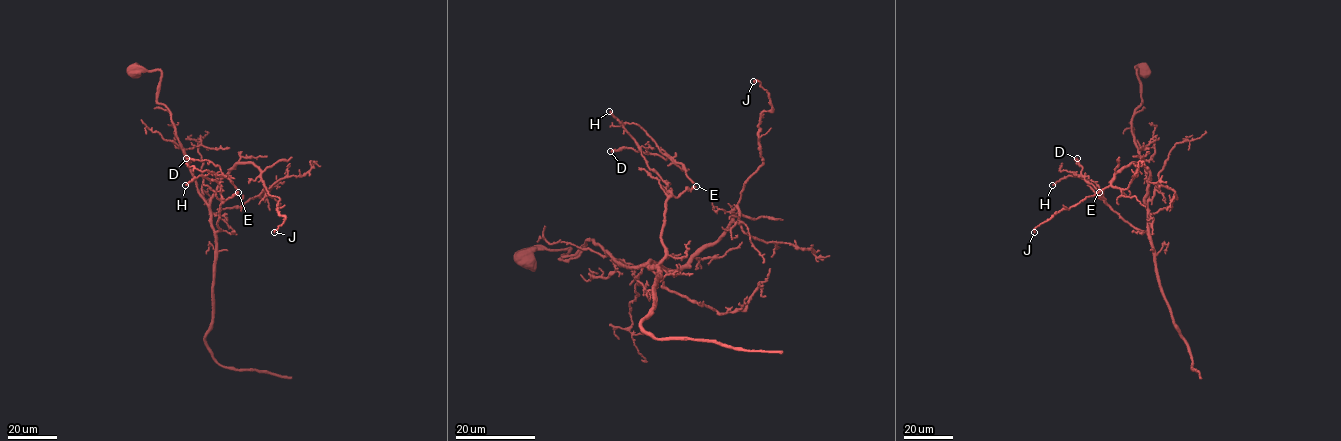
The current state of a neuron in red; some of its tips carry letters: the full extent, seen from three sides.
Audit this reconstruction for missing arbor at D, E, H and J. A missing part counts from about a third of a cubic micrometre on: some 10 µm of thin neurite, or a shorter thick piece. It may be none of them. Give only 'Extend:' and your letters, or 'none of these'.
Extend: none of these

